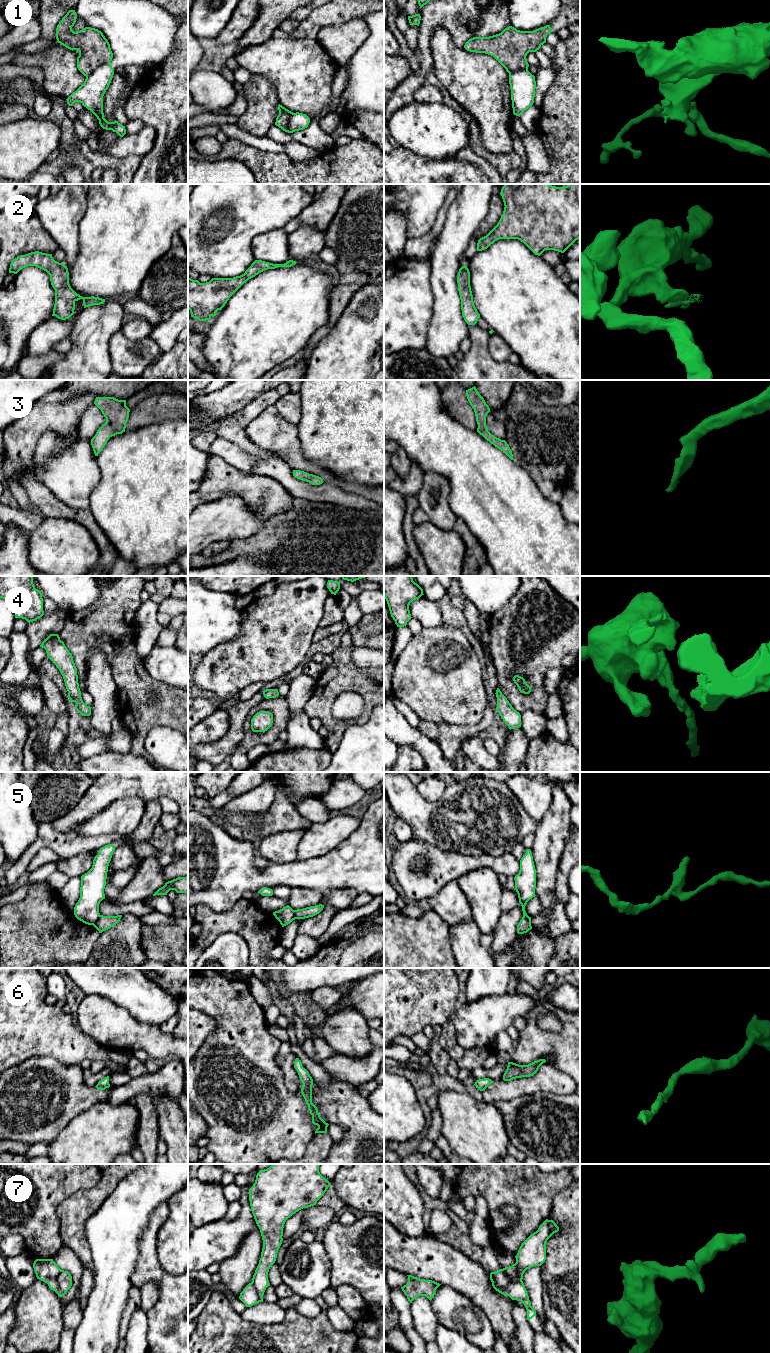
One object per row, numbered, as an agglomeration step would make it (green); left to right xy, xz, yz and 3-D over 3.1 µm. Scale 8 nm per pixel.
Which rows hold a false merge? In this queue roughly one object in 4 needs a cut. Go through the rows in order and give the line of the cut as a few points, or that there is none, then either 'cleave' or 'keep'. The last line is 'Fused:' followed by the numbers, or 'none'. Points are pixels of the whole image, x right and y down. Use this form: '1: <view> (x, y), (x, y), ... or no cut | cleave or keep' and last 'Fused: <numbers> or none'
1: xy (109, 62), (100, 65), (86, 77) | cleave
2: no cut | keep
3: no cut | keep
4: no cut | keep
5: xy (100, 915), (93, 925) | cleave
6: no cut | keep
7: yz (501, 1269), (510, 1278), (507, 1286), (508, 1295) | cleave
Fused: 1, 5, 7

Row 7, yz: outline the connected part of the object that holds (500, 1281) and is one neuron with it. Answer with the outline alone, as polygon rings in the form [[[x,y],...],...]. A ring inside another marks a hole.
[[[502,1269],[490,1273],[490,1280],[493,1288],[504,1296],[508,1296],[507,1286],[511,1277],[506,1275]]]

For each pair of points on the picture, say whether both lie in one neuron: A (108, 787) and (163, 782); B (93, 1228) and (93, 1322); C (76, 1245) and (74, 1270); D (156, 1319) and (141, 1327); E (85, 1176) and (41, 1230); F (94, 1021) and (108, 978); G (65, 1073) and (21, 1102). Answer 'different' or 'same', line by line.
A: same
B: same
C: different
D: different
E: same
F: different
G: same

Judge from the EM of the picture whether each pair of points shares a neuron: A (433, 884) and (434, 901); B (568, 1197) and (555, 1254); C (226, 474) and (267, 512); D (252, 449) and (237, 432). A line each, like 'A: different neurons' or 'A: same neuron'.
A: different neurons
B: same neuron
C: same neuron
D: same neuron

